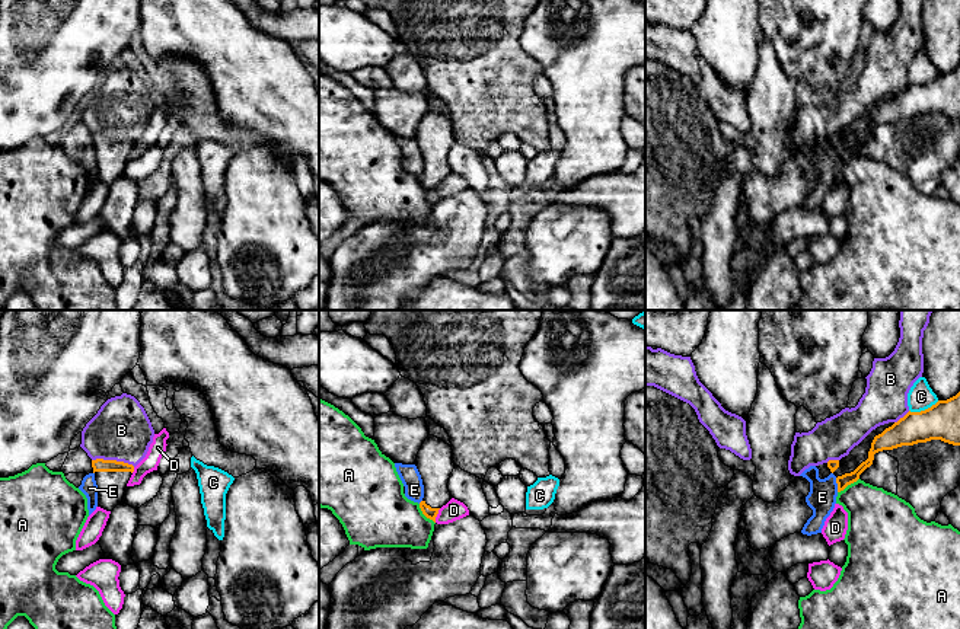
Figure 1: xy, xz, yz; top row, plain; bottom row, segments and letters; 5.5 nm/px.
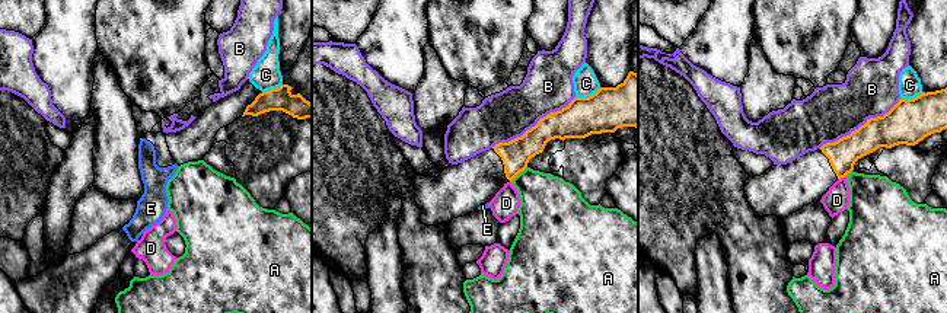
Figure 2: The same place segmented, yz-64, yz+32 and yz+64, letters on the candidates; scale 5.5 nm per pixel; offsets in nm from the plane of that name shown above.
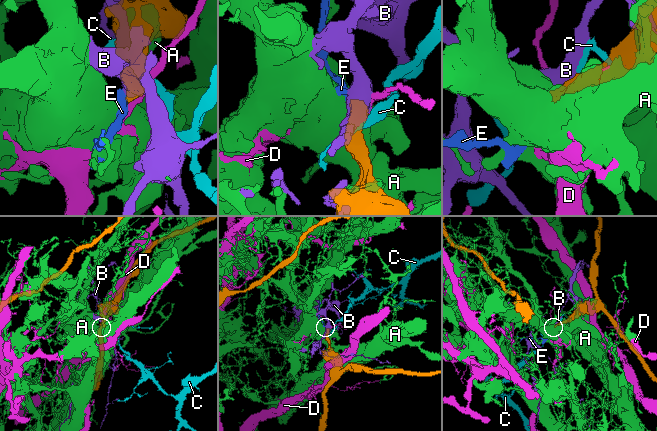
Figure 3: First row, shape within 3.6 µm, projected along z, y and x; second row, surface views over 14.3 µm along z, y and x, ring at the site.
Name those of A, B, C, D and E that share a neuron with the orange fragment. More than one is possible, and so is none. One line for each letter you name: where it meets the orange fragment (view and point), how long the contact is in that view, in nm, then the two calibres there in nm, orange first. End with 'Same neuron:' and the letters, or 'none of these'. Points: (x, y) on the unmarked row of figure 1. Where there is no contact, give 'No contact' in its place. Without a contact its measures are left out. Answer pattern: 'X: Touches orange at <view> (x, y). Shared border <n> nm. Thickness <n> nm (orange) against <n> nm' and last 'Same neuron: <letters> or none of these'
Same neuron: none of these

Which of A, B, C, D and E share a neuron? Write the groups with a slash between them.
A / B / C / D / E

